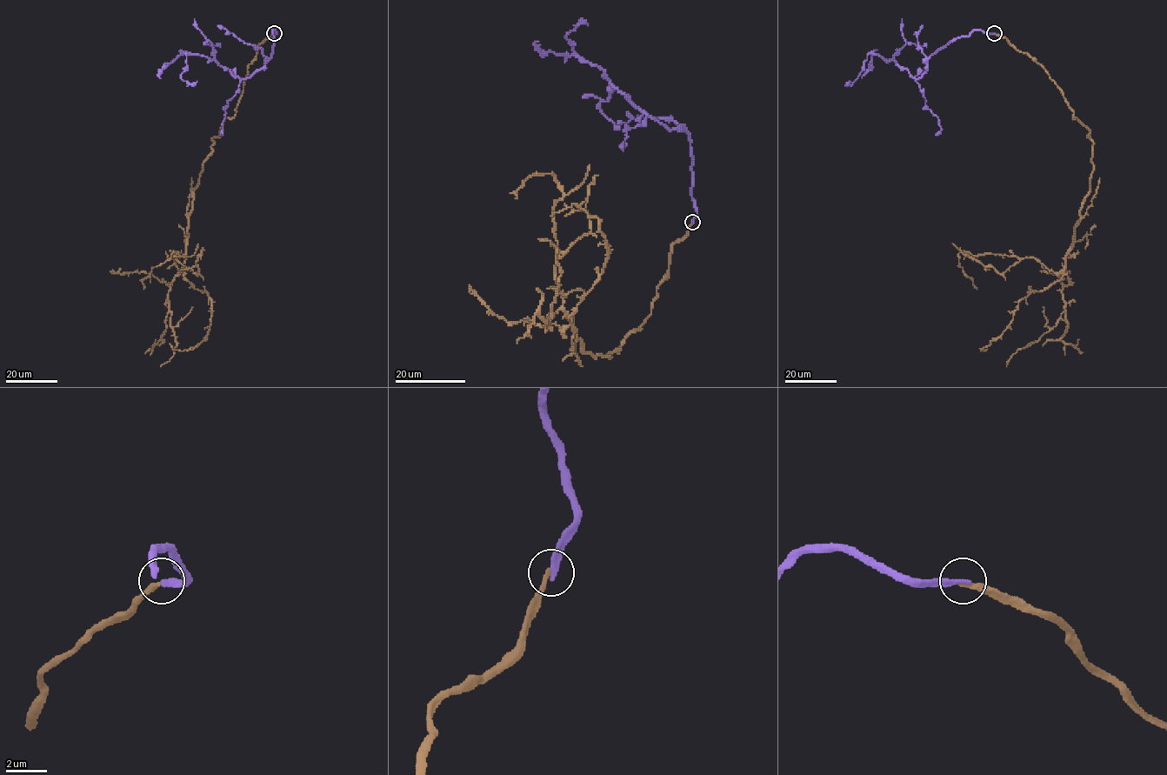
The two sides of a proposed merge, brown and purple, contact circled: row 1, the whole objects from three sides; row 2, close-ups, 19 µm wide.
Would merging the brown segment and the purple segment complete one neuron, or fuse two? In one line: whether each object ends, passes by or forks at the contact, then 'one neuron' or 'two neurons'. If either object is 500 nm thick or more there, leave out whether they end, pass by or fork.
brown ends there; purple ends there; one neuron

